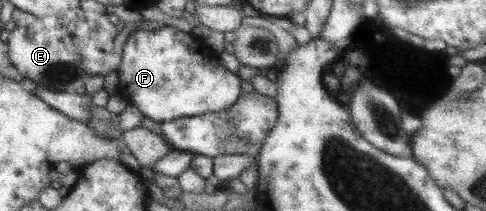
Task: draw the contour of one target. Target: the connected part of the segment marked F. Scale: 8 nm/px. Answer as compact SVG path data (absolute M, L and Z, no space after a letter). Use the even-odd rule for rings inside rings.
M168 25L160 29L131 31L123 42L116 73L121 98L137 107L145 117L159 123L225 111L242 93L240 77L219 63L218 53L204 46L195 35Z

